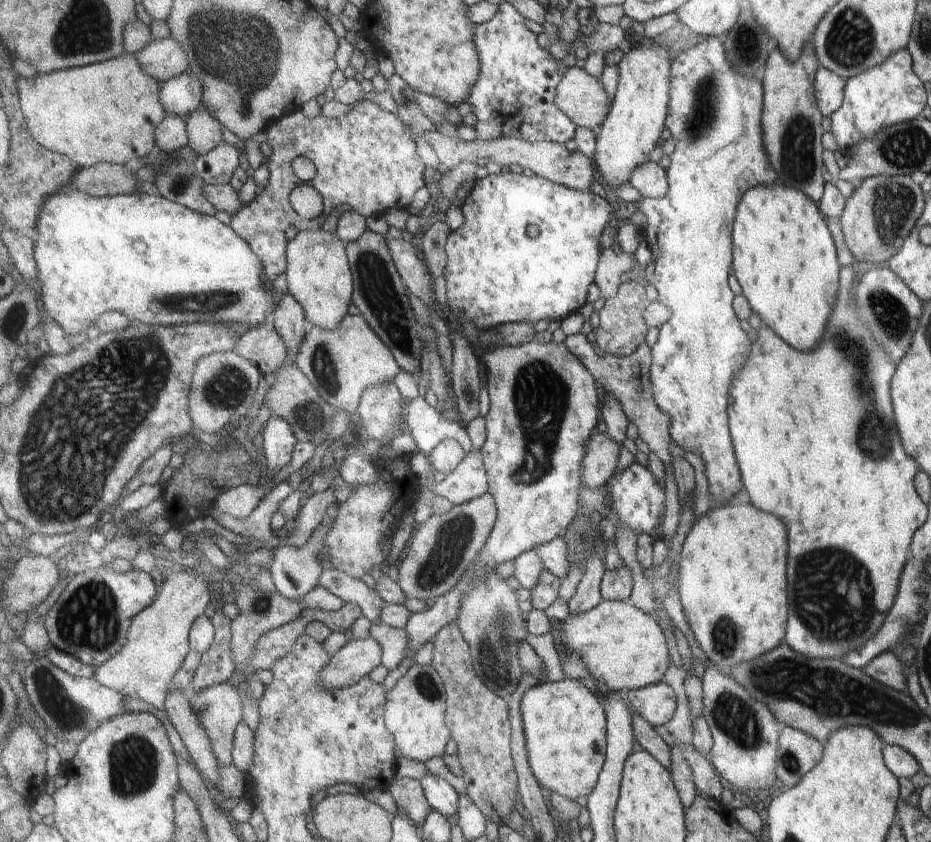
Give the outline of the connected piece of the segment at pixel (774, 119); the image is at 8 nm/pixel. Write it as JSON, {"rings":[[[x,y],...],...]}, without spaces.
{"rings":[[[811,40],[803,44],[795,59],[788,59],[776,48],[767,56],[761,78],[763,97],[761,110],[762,142],[768,162],[777,174],[777,182],[803,192],[817,203],[822,196],[826,174],[821,172],[820,137],[822,115],[814,98],[814,77],[819,64]]]}

